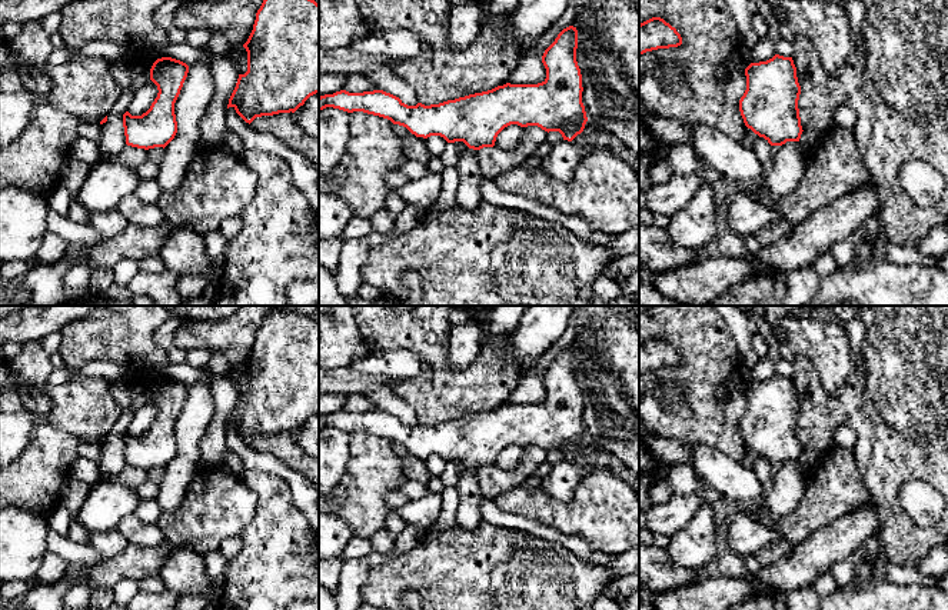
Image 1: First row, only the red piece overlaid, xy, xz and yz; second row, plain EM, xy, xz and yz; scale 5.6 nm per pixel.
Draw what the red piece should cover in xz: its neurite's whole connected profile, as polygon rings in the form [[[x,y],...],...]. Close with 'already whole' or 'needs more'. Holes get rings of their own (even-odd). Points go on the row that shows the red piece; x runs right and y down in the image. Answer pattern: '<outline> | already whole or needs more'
[[[569,26],[545,50],[542,63],[546,79],[538,84],[506,83],[430,106],[408,106],[383,90],[340,90],[320,96],[319,111],[326,107],[363,111],[403,126],[416,137],[440,136],[448,143],[463,141],[473,150],[493,147],[498,134],[510,124],[559,131],[563,140],[572,141],[588,121],[576,49],[578,30]]] | already whole

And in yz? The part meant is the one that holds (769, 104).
[[[775,54],[745,69],[746,90],[739,100],[744,123],[771,146],[799,141],[801,86],[792,57]]] | already whole

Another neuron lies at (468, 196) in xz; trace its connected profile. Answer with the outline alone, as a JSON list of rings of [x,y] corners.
[[[465,150],[456,169],[459,173],[456,204],[465,210],[473,210],[483,201],[479,187],[483,174],[479,169],[478,150]]]

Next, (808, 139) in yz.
[[[804,130],[799,143],[804,151],[814,147],[824,136],[826,130]]]

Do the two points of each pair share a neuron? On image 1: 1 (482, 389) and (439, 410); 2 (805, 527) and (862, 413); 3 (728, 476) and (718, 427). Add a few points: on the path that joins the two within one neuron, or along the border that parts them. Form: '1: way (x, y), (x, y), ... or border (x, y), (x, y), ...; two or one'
1: way (472, 390), (456, 393), (449, 400); one
2: border (851, 450), (855, 457); two
3: border (691, 446), (707, 444), (715, 447), (741, 463); two

